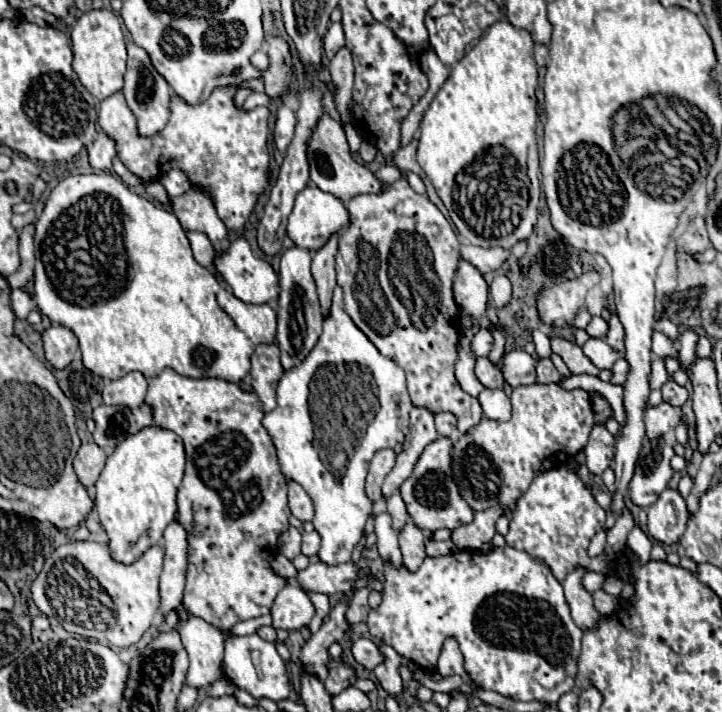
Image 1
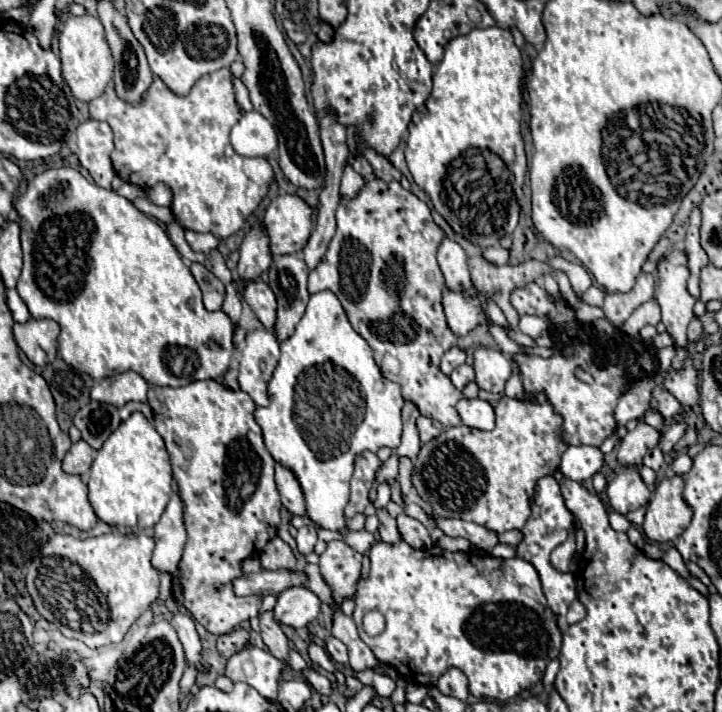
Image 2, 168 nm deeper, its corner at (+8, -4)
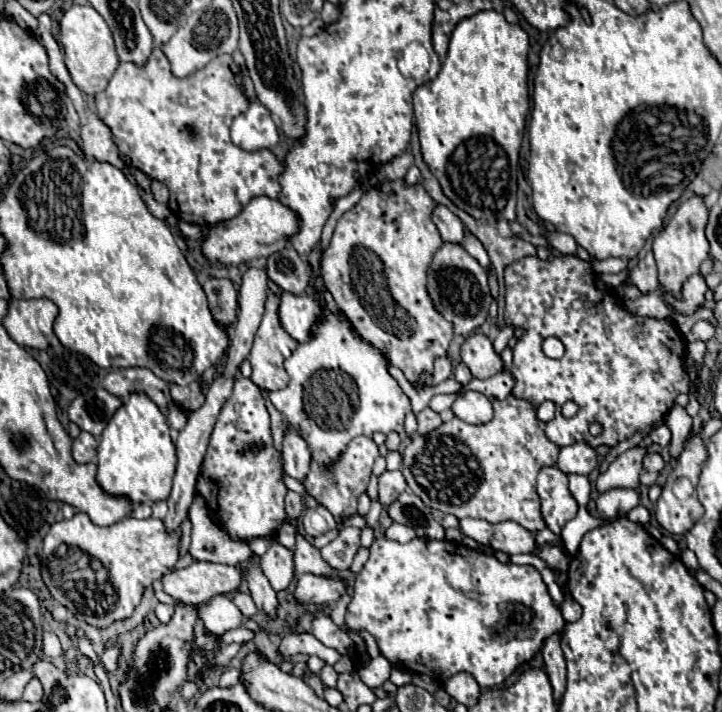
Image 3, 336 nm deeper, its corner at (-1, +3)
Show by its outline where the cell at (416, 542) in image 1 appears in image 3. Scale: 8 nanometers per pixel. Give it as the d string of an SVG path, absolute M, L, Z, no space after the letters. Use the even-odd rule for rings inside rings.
M384 471L378 477L378 491L380 491L380 503L382 509L388 511L390 505L406 491L406 481L400 471Z

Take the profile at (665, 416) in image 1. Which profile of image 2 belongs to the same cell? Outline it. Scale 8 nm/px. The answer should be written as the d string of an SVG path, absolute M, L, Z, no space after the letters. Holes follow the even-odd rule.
M637 424L635 430L631 430L619 444L617 450L617 464L619 466L639 466L643 462L643 456L647 450L655 448L659 442L661 432L647 424Z

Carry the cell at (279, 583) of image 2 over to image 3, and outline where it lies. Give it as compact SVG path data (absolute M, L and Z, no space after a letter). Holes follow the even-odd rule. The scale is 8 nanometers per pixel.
M194 561L190 567L176 569L162 579L164 591L168 595L172 595L174 599L180 599L184 603L192 603L192 605L206 603L214 595L236 593L236 591L240 591L242 581L244 581L244 569L240 569L240 567L230 567L230 565L220 565L220 563L200 563L200 561Z

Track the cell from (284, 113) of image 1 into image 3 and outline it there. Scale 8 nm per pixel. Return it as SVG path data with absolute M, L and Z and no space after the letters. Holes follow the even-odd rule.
M250 103L248 111L232 123L232 141L244 151L270 149L278 145L278 137L276 123L262 103Z

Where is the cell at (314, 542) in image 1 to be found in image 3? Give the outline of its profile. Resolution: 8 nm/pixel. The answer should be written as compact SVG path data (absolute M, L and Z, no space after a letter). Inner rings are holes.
M316 507L316 509L306 509L304 511L302 527L304 527L306 535L318 537L318 535L324 535L326 531L334 529L336 521L334 521L332 513L326 507Z

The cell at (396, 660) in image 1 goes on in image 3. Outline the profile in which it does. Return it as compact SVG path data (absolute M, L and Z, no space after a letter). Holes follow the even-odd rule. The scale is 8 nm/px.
M296 537L296 547L294 547L294 565L296 573L312 573L312 575L322 575L322 577L334 577L334 569L322 559L320 551L304 537Z

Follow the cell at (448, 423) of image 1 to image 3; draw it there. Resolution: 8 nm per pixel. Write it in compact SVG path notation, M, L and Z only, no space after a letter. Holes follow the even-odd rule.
M430 407L420 411L416 419L418 419L418 433L420 435L426 435L426 433L430 433L430 431L434 431L434 429L438 429L442 425L440 415L436 411L432 411Z

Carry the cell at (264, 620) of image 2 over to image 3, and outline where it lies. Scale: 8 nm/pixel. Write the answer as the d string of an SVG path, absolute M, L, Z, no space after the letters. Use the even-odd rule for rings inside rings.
M256 561L248 563L246 581L248 581L248 589L250 589L250 595L252 595L258 611L264 617L276 617L276 611L278 611L276 591L270 587L268 579L264 577L264 573Z

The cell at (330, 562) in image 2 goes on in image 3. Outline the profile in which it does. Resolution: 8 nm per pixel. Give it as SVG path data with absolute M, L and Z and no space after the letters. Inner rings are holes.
M344 527L340 531L340 535L328 543L326 547L322 547L322 557L324 561L334 567L334 569L350 569L354 555L360 549L360 529L358 527Z

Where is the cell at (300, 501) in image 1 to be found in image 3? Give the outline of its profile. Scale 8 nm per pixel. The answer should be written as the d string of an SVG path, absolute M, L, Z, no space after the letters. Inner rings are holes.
M286 429L284 441L282 441L282 457L284 457L284 473L304 481L310 473L310 449L302 437L298 437L292 429Z

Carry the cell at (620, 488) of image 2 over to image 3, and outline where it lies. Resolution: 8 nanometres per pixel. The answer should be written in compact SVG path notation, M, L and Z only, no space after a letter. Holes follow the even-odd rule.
M610 489L598 497L598 513L600 517L620 517L626 515L640 503L638 489Z

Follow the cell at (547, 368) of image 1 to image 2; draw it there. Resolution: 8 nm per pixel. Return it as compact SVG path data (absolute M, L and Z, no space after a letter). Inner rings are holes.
M461 364L461 366L457 366L457 368L451 372L449 380L453 382L455 388L463 390L463 388L473 380L473 368L471 368L469 364Z

